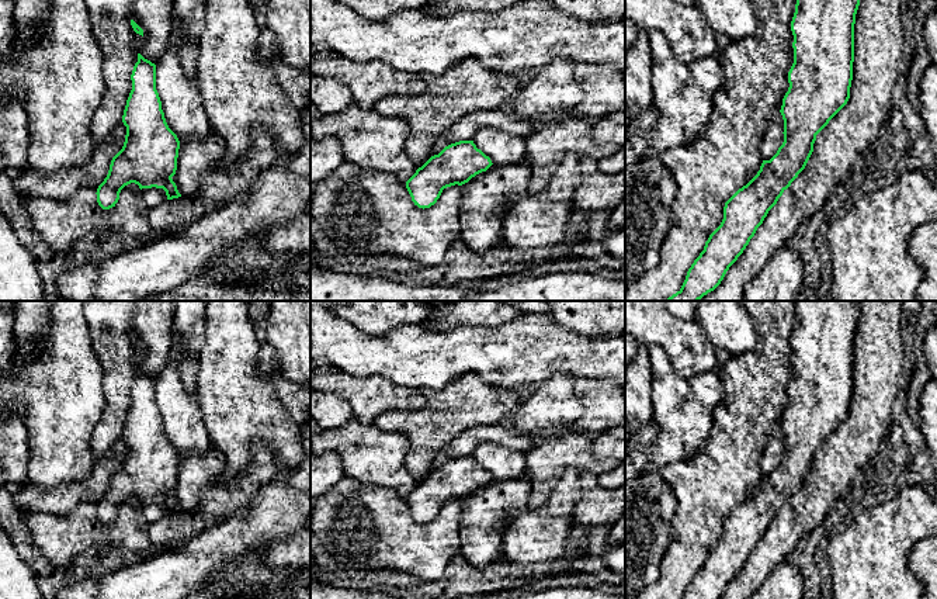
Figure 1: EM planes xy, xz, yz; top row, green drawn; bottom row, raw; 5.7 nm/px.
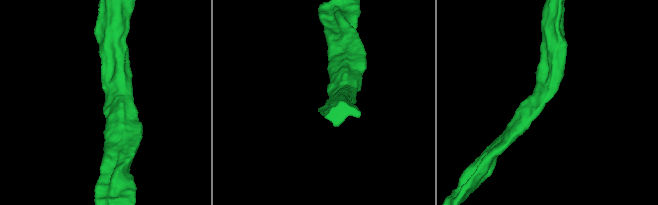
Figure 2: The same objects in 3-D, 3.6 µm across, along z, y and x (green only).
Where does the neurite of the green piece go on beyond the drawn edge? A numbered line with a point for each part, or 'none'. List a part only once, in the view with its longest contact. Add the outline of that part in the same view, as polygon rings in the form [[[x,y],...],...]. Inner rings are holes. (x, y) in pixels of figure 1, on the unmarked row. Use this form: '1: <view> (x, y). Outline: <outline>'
none

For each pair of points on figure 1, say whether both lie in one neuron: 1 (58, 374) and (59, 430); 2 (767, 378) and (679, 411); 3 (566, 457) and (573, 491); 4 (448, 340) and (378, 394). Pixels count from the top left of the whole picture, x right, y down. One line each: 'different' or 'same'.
1: same
2: different
3: different
4: different

